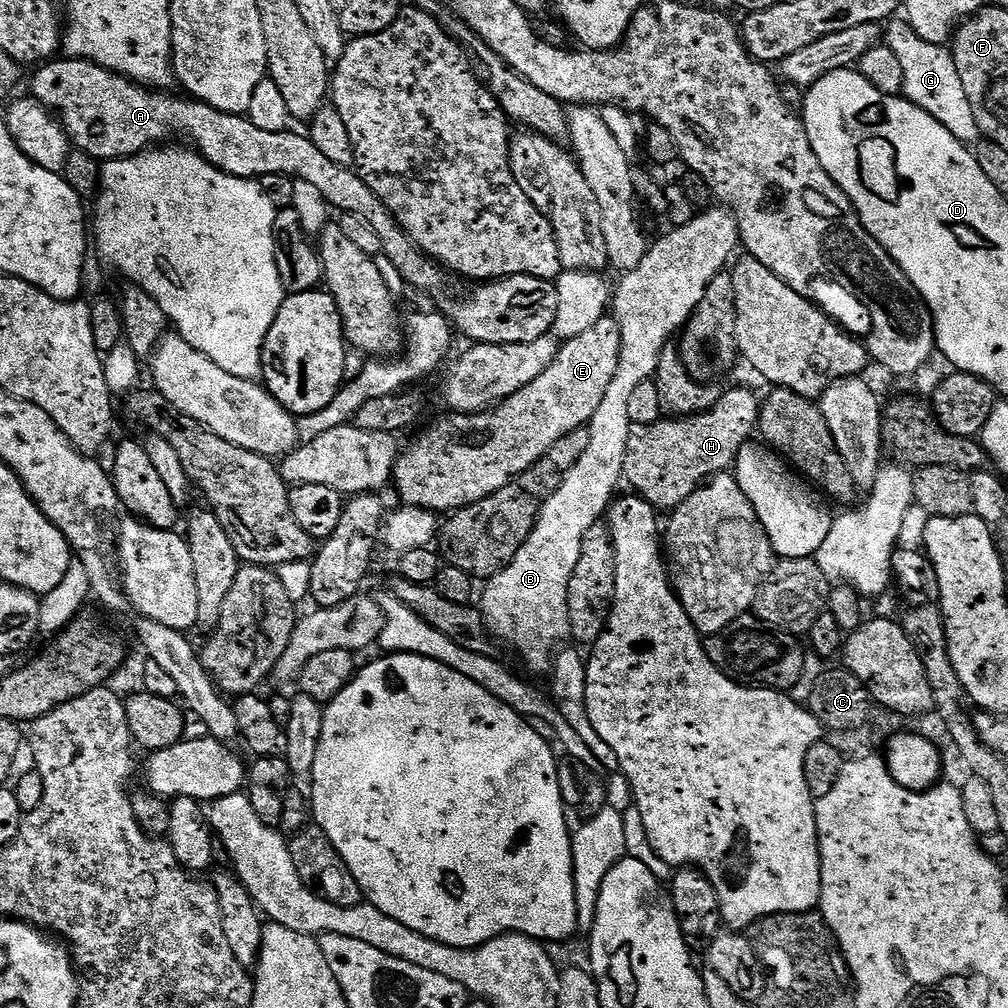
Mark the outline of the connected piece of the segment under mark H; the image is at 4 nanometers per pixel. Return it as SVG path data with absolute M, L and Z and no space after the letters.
M732 388L729 392L725 391L721 395L720 401L710 409L709 412L700 412L696 416L682 416L679 418L662 418L657 424L650 426L642 426L641 424L633 424L630 430L630 438L626 438L626 458L624 459L624 474L623 479L632 483L631 491L643 498L648 504L652 505L657 510L675 510L679 504L686 502L686 498L690 498L690 494L694 494L701 484L712 479L713 476L718 476L727 473L733 467L738 458L738 454L742 450L742 446L749 443L753 439L754 433L757 431L760 422L760 406L762 400L758 395L755 396L748 388Z

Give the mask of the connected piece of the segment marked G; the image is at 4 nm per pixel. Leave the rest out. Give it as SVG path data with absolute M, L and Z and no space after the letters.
M893 18L886 24L886 47L894 50L898 62L902 62L905 100L917 104L926 114L930 114L954 138L963 144L972 146L981 139L980 128L976 125L974 110L970 110L970 98L966 98L966 89L962 86L962 78L958 78L958 66L954 66L951 51L945 45L926 42L926 38L918 38L918 34L909 26L907 19Z

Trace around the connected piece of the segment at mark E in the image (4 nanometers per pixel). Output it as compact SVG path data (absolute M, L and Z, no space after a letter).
M615 315L603 316L601 320L594 322L594 326L590 326L590 330L582 330L582 334L563 341L560 345L560 353L556 355L554 362L550 362L550 366L546 366L546 370L542 374L538 374L538 378L534 378L534 382L530 382L530 386L522 386L522 390L518 390L518 394L506 398L500 404L497 404L496 407L489 408L487 412L452 414L452 417L445 424L434 425L405 456L403 453L397 459L394 473L394 489L396 488L397 494L404 499L403 503L410 508L427 508L428 511L437 514L451 514L458 508L465 508L474 502L482 502L482 498L502 490L502 486L506 486L510 481L515 480L517 476L523 474L527 468L537 464L554 447L558 442L558 438L566 438L566 434L570 434L570 430L578 430L592 421L594 410L598 410L598 406L602 403L602 398L606 395L606 390L610 387L610 382L614 382L614 374L618 371L621 350L622 334L620 333L620 323L616 321Z

